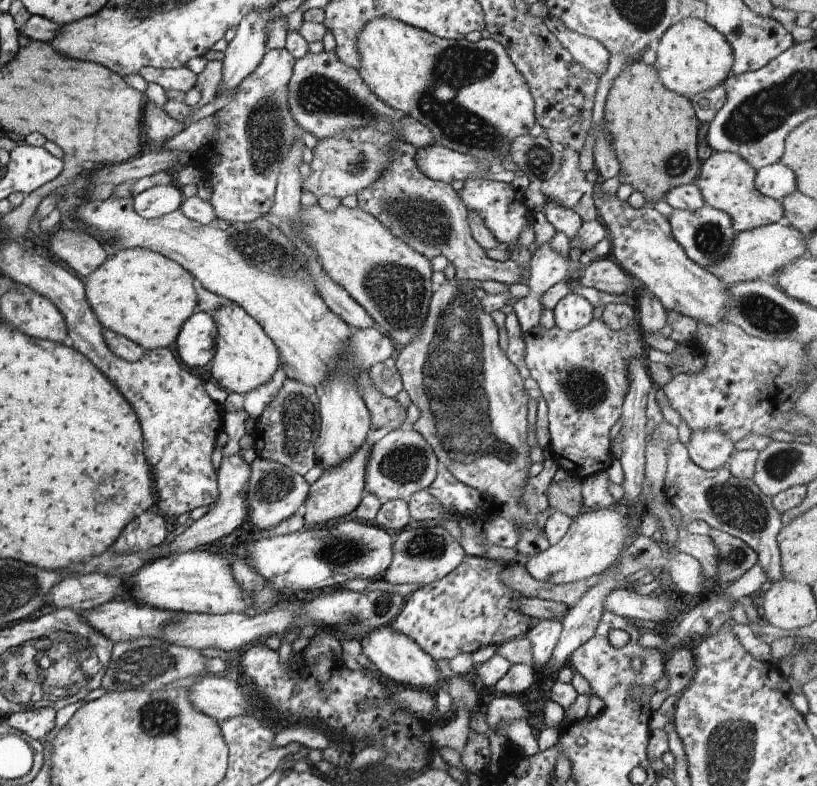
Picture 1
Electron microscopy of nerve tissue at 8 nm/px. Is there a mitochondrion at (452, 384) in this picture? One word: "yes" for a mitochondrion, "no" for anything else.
yes

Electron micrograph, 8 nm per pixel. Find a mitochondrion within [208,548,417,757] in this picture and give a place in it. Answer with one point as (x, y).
(382, 605)

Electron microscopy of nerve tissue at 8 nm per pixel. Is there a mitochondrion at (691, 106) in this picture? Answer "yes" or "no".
no

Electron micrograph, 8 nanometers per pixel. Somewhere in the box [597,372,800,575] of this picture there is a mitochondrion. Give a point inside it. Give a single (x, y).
(738, 507)

